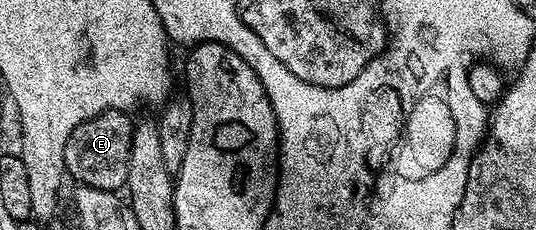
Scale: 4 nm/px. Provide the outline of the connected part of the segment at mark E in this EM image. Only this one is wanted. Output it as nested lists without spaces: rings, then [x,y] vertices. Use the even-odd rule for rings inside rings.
[[[109,108],[104,114],[93,116],[88,122],[76,126],[72,134],[68,134],[68,142],[64,146],[64,162],[66,171],[75,176],[78,184],[87,184],[109,192],[121,189],[126,183],[128,174],[128,154],[132,146],[134,127],[125,111]]]

